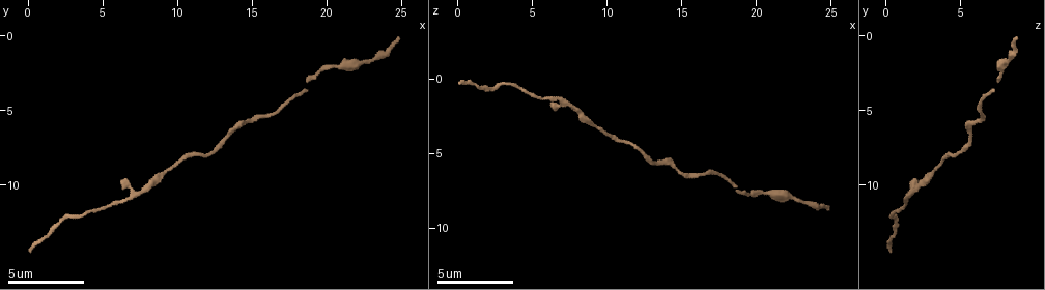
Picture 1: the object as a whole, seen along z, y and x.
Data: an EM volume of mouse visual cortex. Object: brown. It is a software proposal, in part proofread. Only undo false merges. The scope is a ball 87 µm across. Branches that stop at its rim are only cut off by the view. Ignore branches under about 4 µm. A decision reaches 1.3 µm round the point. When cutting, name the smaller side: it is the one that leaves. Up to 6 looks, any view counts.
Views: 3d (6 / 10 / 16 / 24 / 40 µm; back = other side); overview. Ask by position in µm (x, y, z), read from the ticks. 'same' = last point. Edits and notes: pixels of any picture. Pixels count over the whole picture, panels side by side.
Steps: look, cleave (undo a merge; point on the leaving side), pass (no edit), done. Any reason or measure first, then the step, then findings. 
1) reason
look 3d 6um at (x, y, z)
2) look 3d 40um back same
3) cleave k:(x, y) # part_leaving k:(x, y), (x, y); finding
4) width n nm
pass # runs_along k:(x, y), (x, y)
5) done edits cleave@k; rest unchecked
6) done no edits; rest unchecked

sudden change in width
look 3d 10um at (15.2, 5.6, 6.6)

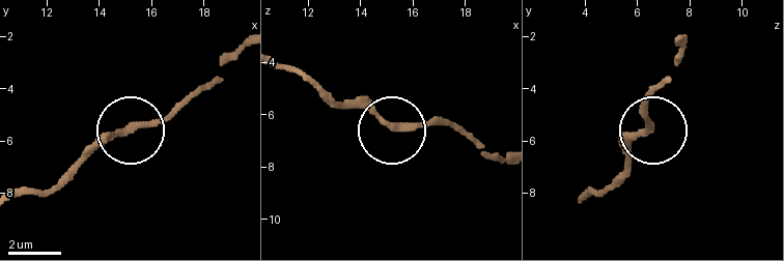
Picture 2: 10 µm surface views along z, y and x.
look 3d 10um back at (15.2, 5.6, 6.5)

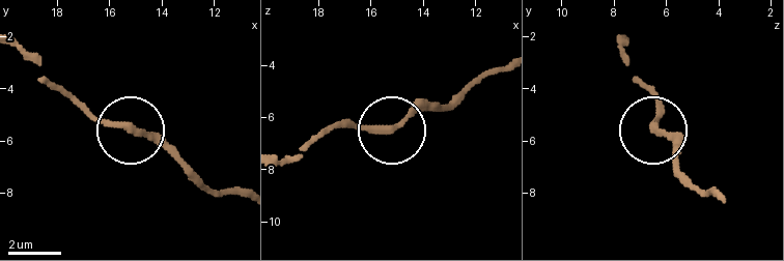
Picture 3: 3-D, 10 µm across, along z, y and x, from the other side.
width 230 nm
pass # continuous, no second neuron

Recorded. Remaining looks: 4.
thick turns thin
look 3d 10um at (20.0, 2.0, 7.6)

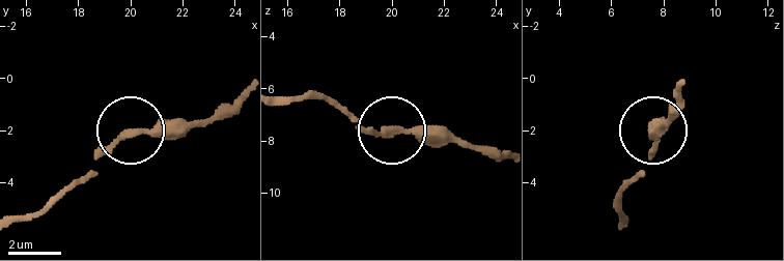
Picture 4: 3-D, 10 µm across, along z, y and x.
pass # runs_along 4:(280, 98), (327, 98), (361, 125), (458, 139); continuous, no second neuron

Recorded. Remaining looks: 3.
small branch off a trunk
look 3d 16um at (6.8, 10.8, 1.6)

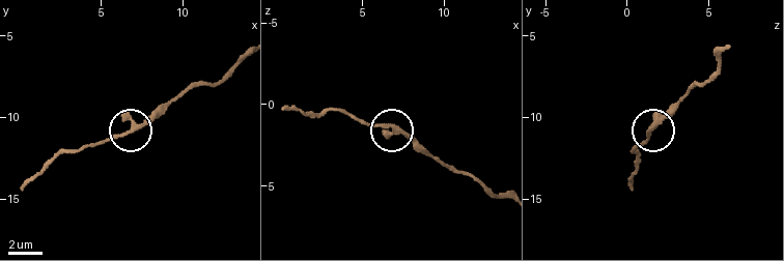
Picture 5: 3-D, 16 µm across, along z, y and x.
width 270 nm
pass # runs_along 5:(221, 79), (185, 88), (130, 129), (93, 144); one neuron here

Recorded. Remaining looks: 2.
done no edits; rest unchecked

